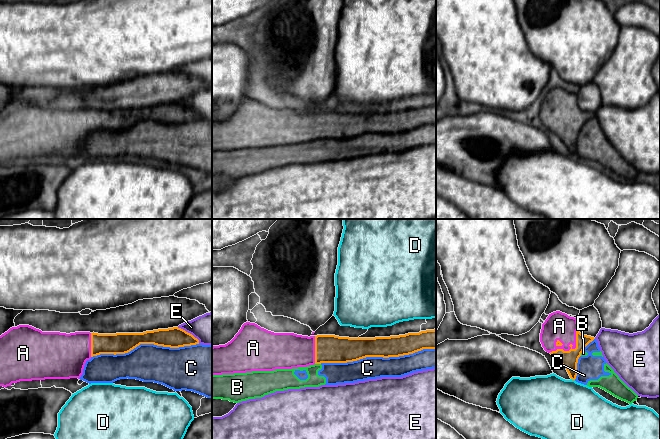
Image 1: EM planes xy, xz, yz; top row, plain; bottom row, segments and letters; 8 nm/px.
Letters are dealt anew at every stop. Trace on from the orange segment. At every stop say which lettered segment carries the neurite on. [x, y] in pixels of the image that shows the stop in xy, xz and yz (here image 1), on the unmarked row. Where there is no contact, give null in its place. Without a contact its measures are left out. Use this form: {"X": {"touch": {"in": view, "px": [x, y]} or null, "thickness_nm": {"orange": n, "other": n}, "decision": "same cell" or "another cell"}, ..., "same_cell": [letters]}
{"A": {"touch": {"in": "yz", "px": [571, 124]}, "thickness_nm": {"orange": 140, "other": 220}, "decision": "same cell"}, "B": {"touch": {"in": "xz", "px": [318, 139]}, "thickness_nm": {"orange": 220, "other": 110}, "decision": "another cell"}, "C": {"touch": {"in": "xz", "px": [377, 132]}, "thickness_nm": {"orange": 190, "other": 180}, "decision": "another cell"}, "D": {"touch": {"in": "yz", "px": [573, 155]}, "thickness_nm": {"orange": 140, "other": 480}, "decision": "another cell"}, "E": {"touch": {"in": "xy", "px": [189, 109]}, "thickness_nm": {"orange": 170, "other": 260}, "decision": "another cell"}, "same_cell": ["A"]}

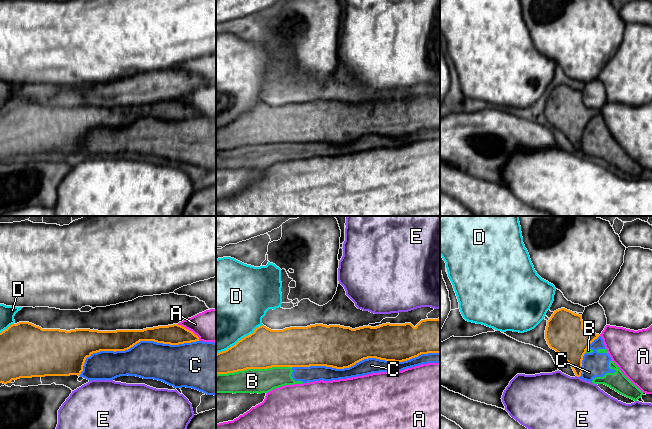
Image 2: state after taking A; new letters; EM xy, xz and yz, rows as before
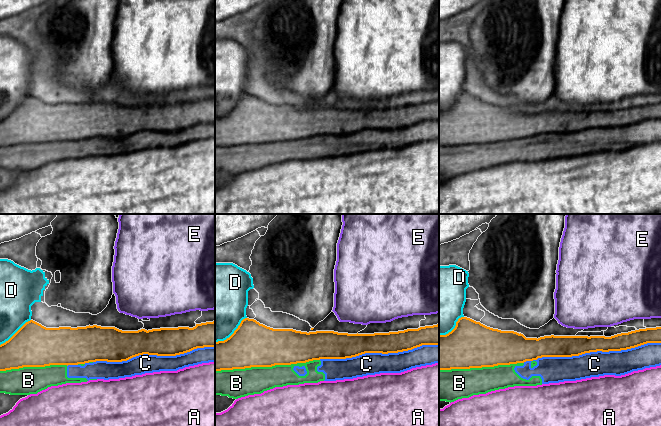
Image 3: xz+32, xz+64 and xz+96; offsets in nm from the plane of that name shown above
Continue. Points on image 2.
{"A": {"touch": {"in": "xy", "px": [189, 106]}, "thickness_nm": {"orange": 170, "other": 280}, "decision": "another cell"}, "B": {"touch": {"in": "xz", "px": [253, 144]}, "thickness_nm": {"orange": 320, "other": 190}, "decision": "another cell"}, "C": {"touch": {"in": "xz", "px": [365, 134]}, "thickness_nm": {"orange": 340, "other": 130}, "decision": "another cell"}, "D": {"touch": {"in": "xz", "px": [239, 116]}, "thickness_nm": {"orange": 320, "other": 500}, "decision": "another cell"}, "E": {"touch": {"in": "yz", "px": [578, 152]}, "thickness_nm": {"orange": 220, "other": 480}, "decision": "another cell"}, "same_cell": []}

